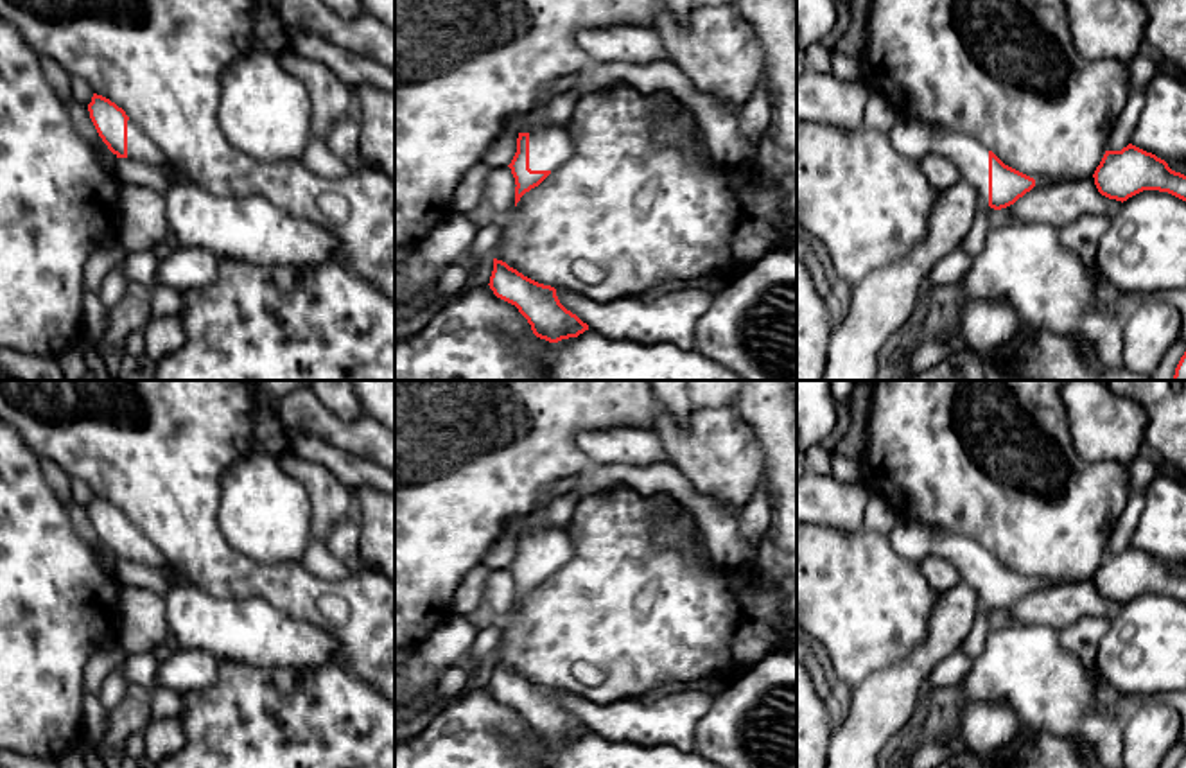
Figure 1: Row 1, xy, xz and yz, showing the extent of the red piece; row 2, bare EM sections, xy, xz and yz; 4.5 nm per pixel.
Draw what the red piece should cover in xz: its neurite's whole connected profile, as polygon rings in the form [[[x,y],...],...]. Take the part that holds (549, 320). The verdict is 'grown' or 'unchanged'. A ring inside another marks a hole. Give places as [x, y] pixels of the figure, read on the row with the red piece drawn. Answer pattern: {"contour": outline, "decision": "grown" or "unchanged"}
{"contour": [[[493,258],[488,285],[497,298],[519,309],[540,339],[558,343],[589,330],[587,323],[560,303],[554,287],[524,276],[502,260]]], "decision": "unchanged"}

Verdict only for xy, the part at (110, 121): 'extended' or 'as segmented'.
extended

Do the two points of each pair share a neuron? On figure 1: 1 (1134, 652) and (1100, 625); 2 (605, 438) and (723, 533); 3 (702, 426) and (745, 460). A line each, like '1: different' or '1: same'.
1: different
2: different
3: same

